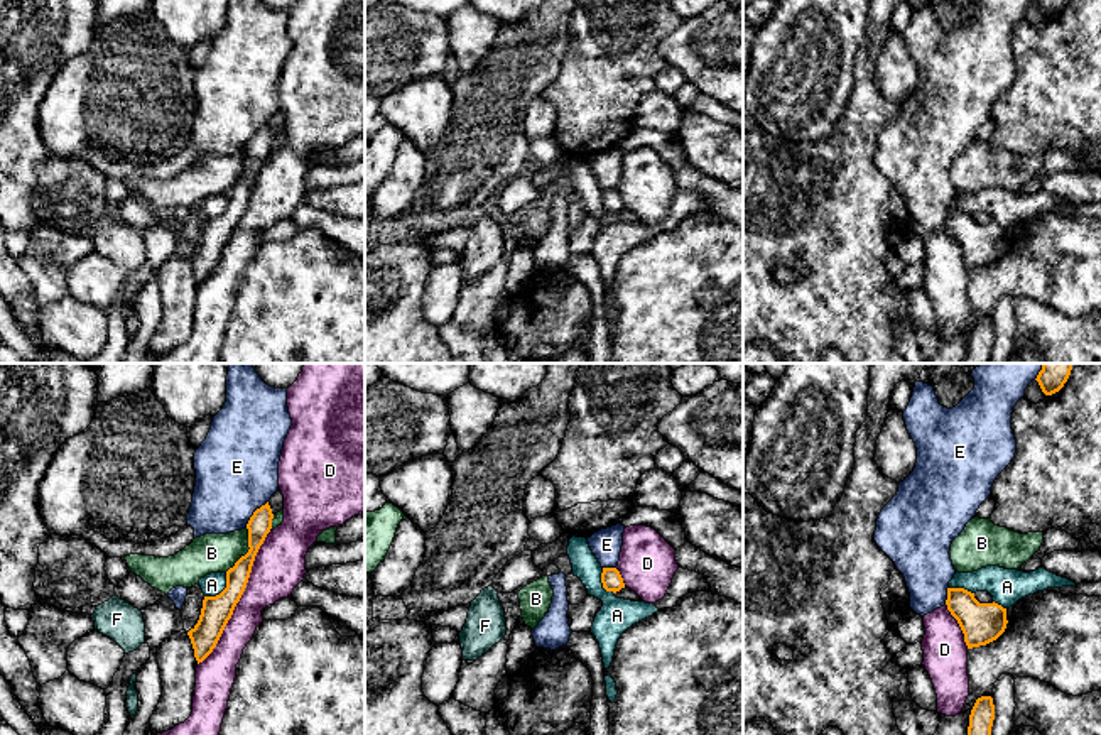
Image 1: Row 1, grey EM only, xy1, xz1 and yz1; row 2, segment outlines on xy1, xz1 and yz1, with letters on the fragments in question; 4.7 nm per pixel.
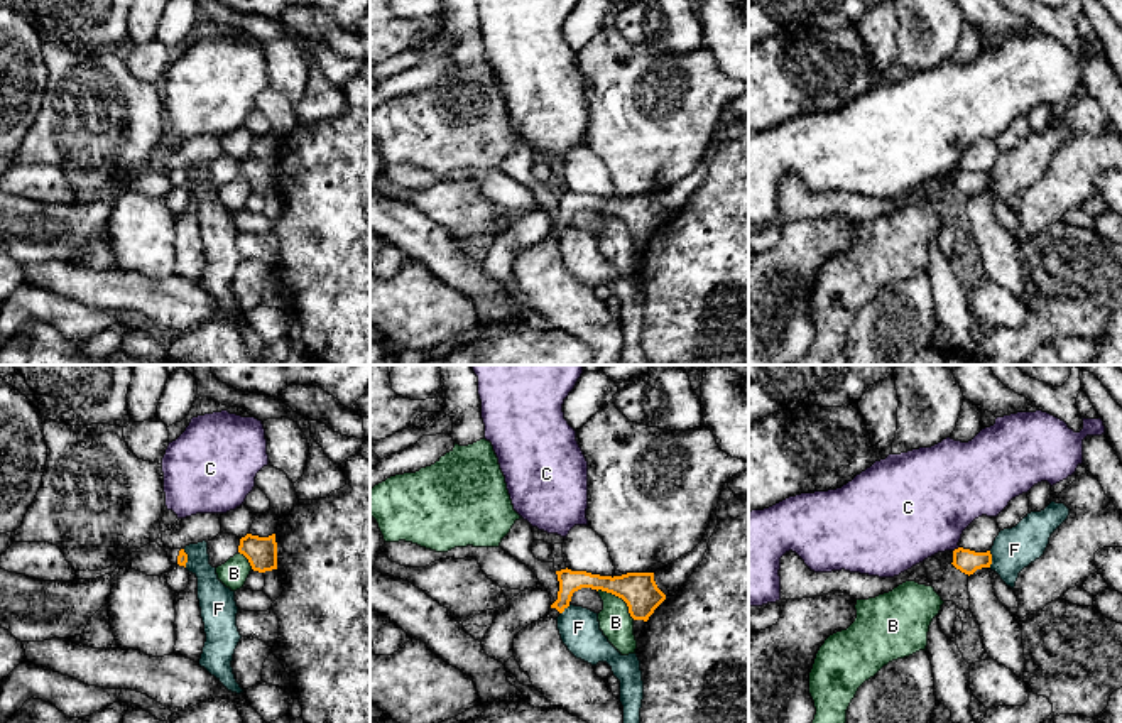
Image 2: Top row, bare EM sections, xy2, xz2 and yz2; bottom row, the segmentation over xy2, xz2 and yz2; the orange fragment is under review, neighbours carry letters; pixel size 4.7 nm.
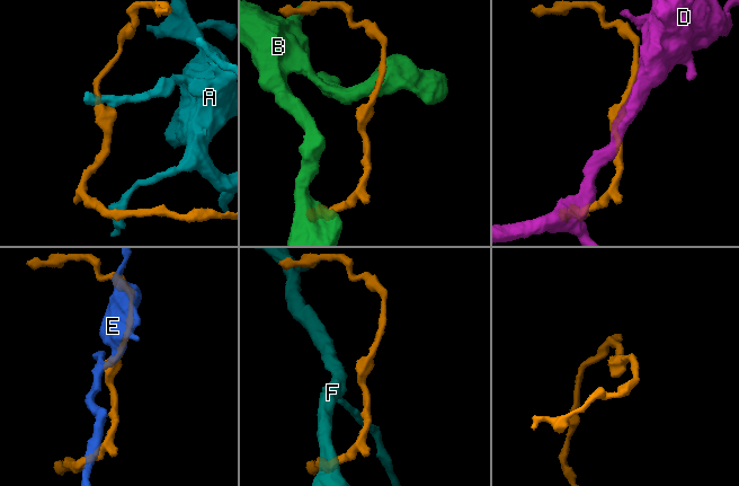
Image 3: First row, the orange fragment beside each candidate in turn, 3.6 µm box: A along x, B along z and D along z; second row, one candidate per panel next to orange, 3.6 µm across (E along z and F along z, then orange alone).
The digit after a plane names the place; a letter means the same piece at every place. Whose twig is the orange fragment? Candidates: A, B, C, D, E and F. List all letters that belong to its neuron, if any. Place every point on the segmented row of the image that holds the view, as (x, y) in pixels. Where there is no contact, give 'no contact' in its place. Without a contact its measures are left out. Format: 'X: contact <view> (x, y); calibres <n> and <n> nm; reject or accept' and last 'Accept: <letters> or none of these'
A: contact xy1 (223, 590); calibres 140 and 110 nm; reject
B: contact xy1 (249, 551); calibres 110 and 190 nm; reject
C: contact yz2 (955, 549); calibres 110 and 440 nm; reject
D: contact xy1 (240, 597); calibres 140 and 240 nm; reject
E: contact xy1 (254, 512); calibres 110 and 400 nm; reject
F: contact yz2 (991, 559); calibres 110 and 200 nm; reject
Accept: none of these

